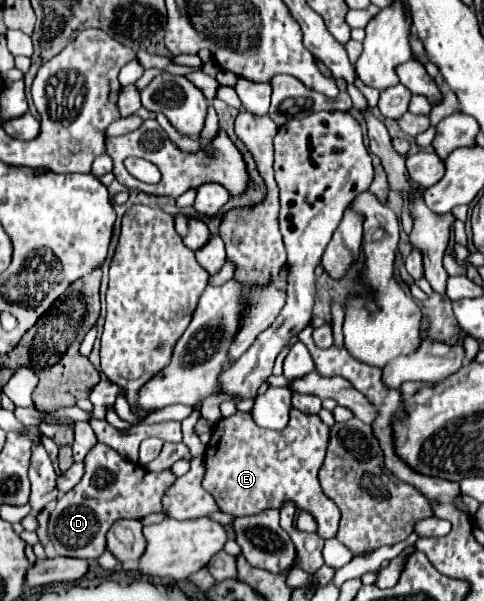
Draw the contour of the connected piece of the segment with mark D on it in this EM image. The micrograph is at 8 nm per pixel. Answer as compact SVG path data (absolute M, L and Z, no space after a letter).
M97 443L85 457L85 475L69 493L57 499L49 517L49 535L55 551L65 557L97 559L107 549L105 535L117 519L143 519L149 513L163 511L163 495L175 483L171 469L163 471L163 483L157 473L147 471L139 463L125 461L117 451Z

